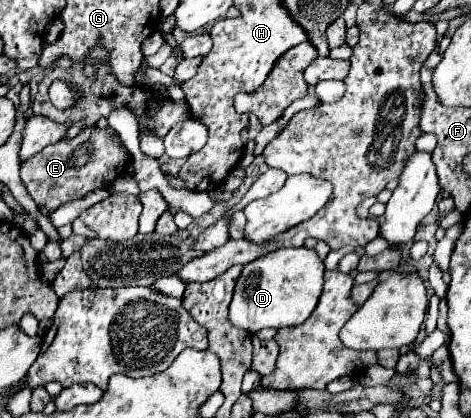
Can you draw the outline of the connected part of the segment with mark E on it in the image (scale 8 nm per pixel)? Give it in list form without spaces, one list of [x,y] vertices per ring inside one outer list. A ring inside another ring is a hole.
[[[89,126],[89,128],[81,130],[75,138],[65,138],[65,140],[61,140],[57,144],[49,144],[39,154],[35,154],[33,158],[25,160],[21,164],[21,180],[23,180],[29,196],[37,202],[37,206],[43,206],[47,210],[55,210],[61,204],[67,204],[67,202],[73,202],[77,198],[83,198],[85,194],[89,194],[89,192],[93,192],[97,188],[109,188],[115,178],[125,174],[129,162],[131,162],[131,154],[123,146],[123,142],[117,136],[117,132],[113,132],[113,128],[101,130],[97,126]]]

